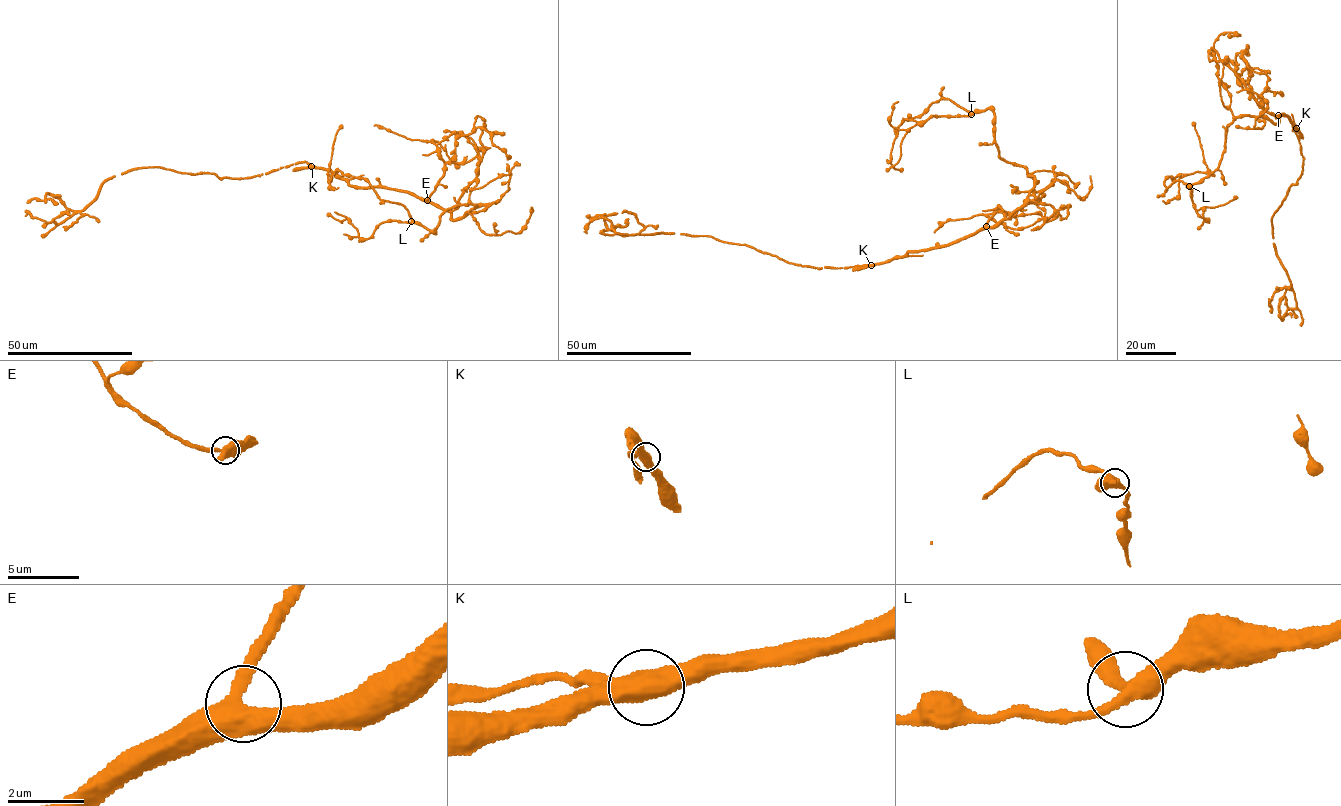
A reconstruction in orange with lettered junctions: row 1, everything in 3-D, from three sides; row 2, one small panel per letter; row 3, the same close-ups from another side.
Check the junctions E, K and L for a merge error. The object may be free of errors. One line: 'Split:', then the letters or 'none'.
Split: K

